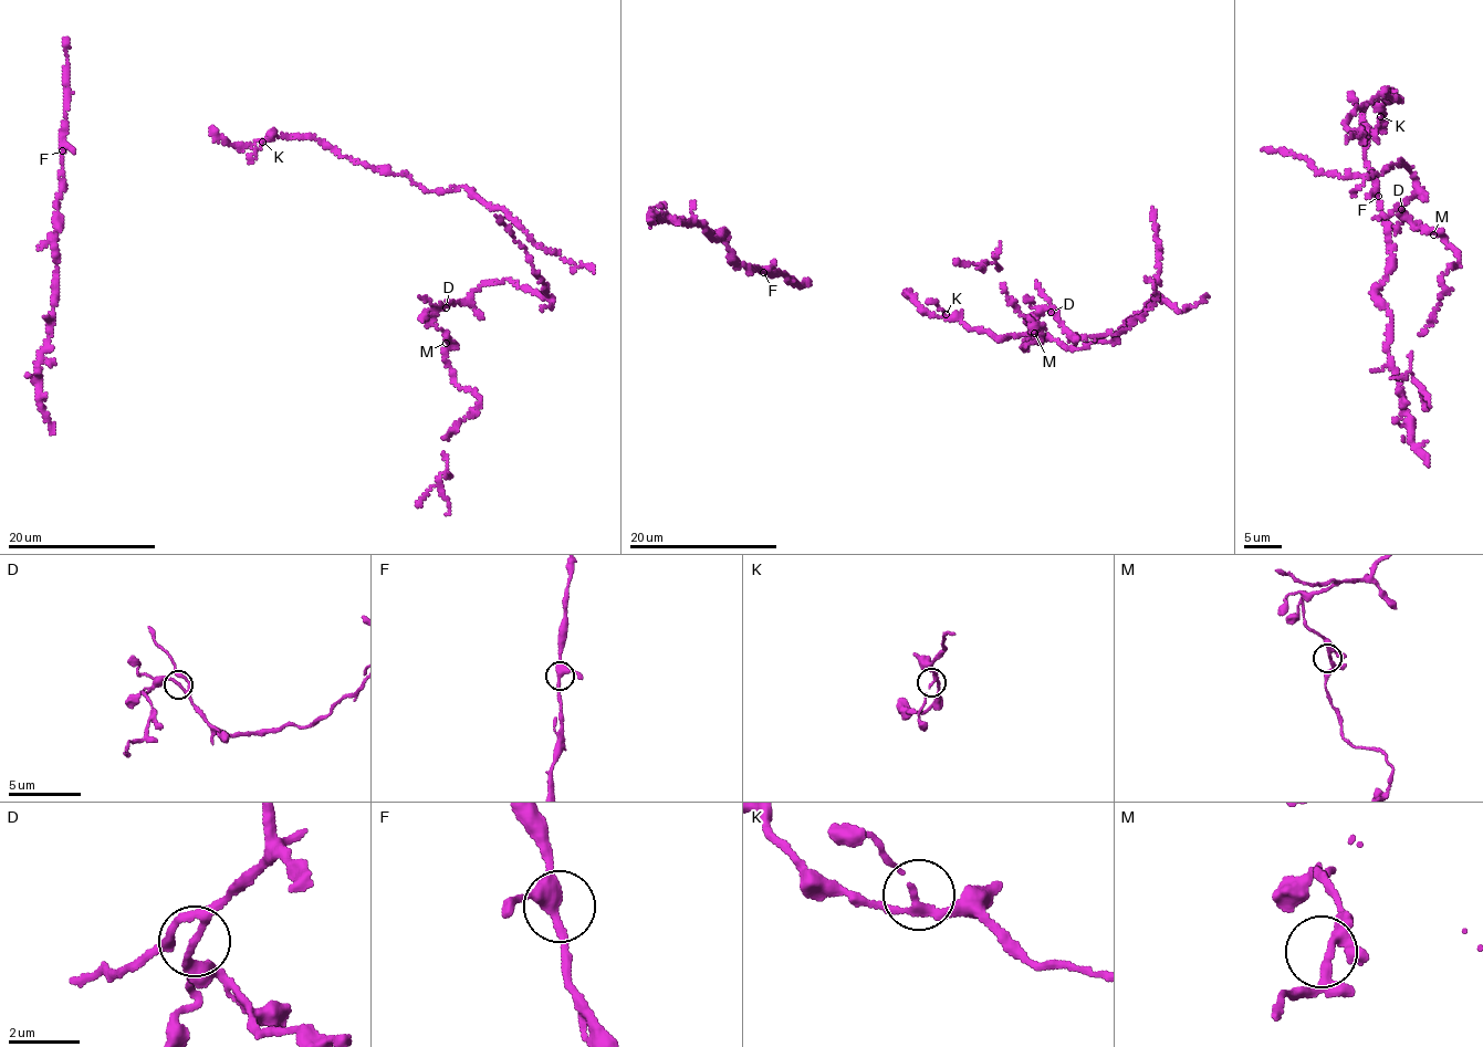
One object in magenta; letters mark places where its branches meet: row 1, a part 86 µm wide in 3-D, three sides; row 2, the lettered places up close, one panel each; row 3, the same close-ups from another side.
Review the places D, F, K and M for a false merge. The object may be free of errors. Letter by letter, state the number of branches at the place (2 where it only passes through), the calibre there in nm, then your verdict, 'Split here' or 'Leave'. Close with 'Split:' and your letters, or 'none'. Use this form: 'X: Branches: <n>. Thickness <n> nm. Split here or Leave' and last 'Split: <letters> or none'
D: Branches: 3. Thickness 190 nm. Leave
F: Branches: 3. Thickness 360 nm. Leave
K: Branches: 3. Thickness 180 nm. Leave
M: Branches: 3. Thickness 200 nm. Leave
Split: none

